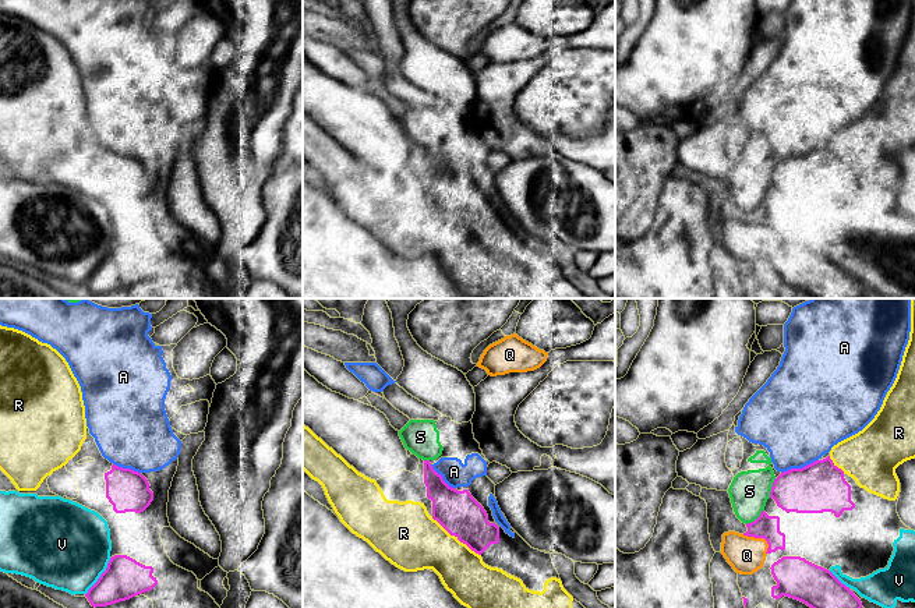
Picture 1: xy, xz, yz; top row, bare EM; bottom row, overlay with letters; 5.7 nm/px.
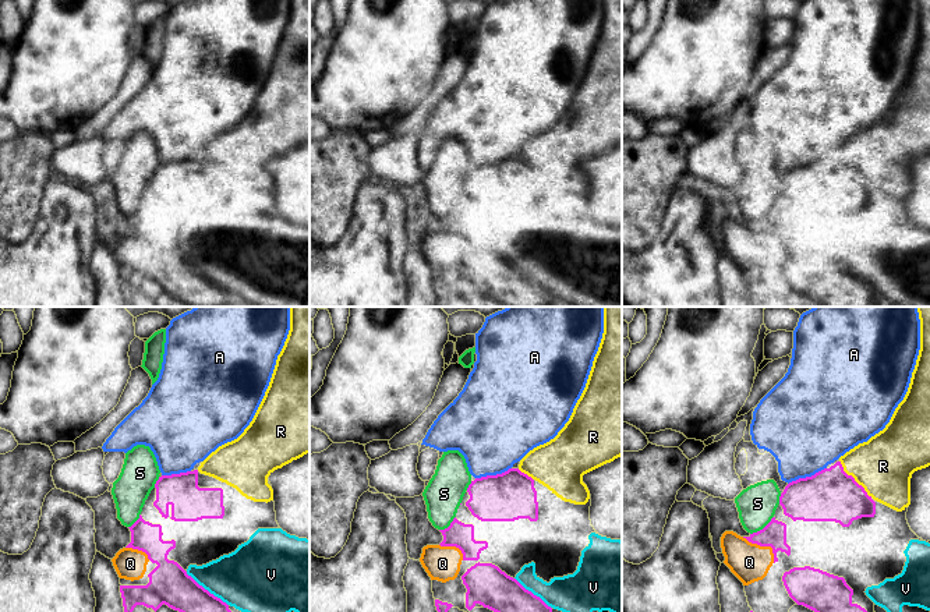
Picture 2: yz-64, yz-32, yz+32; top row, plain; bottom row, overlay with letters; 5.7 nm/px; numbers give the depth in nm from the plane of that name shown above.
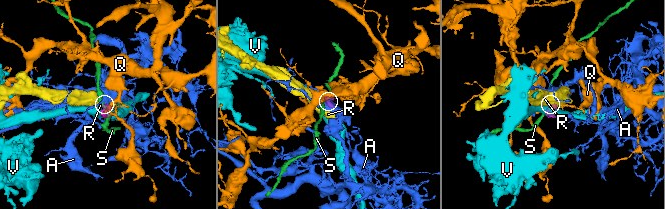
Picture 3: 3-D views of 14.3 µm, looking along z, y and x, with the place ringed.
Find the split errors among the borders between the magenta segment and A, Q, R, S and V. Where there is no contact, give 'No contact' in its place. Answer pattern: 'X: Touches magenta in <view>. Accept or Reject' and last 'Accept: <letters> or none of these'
A: Touches magenta in yz. Reject
Q: Touches magenta in yz. Reject
R: Touches magenta in xz. Reject
S: Touches magenta in yz. Reject
V: Touches magenta in xy. Reject
Accept: none of these

